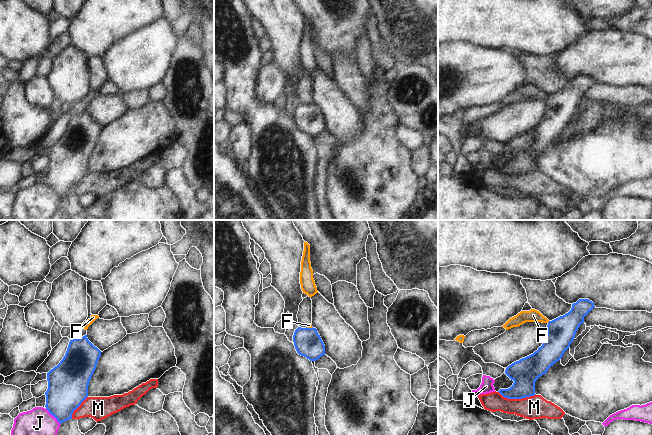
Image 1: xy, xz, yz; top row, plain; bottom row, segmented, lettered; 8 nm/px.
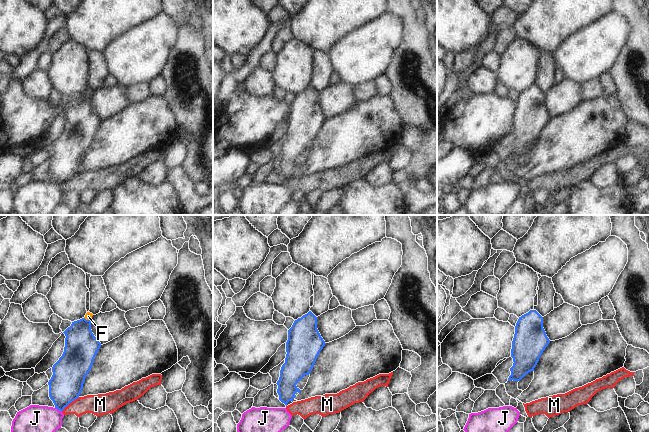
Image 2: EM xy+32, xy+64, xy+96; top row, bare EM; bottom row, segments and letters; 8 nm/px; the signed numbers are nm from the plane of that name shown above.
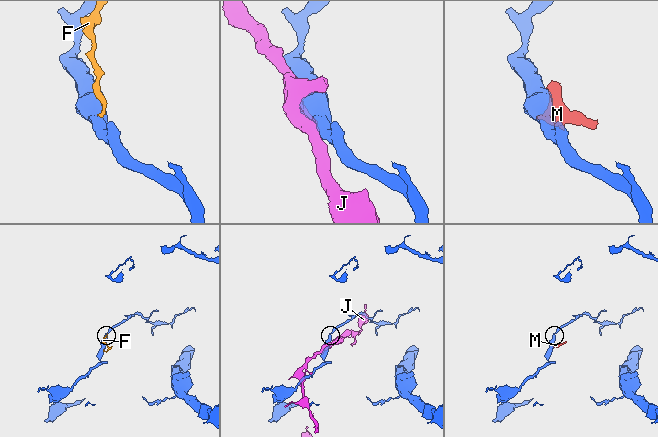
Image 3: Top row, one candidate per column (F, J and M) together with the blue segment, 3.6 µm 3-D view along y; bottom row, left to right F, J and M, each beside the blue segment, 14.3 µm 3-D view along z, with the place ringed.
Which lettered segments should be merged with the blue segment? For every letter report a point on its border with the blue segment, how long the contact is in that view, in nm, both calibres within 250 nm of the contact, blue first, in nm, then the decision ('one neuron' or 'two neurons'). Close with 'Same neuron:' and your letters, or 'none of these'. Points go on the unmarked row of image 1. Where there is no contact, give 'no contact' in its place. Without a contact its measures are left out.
F: xz (309, 104) | 60 nm | 220/30 nm | two neurons
J: xy (53, 191) | 180 nm | 320/340 nm | two neurons
M: yz (517, 174) | 300 nm | 220/190 nm | two neurons
Same neuron: none of these

